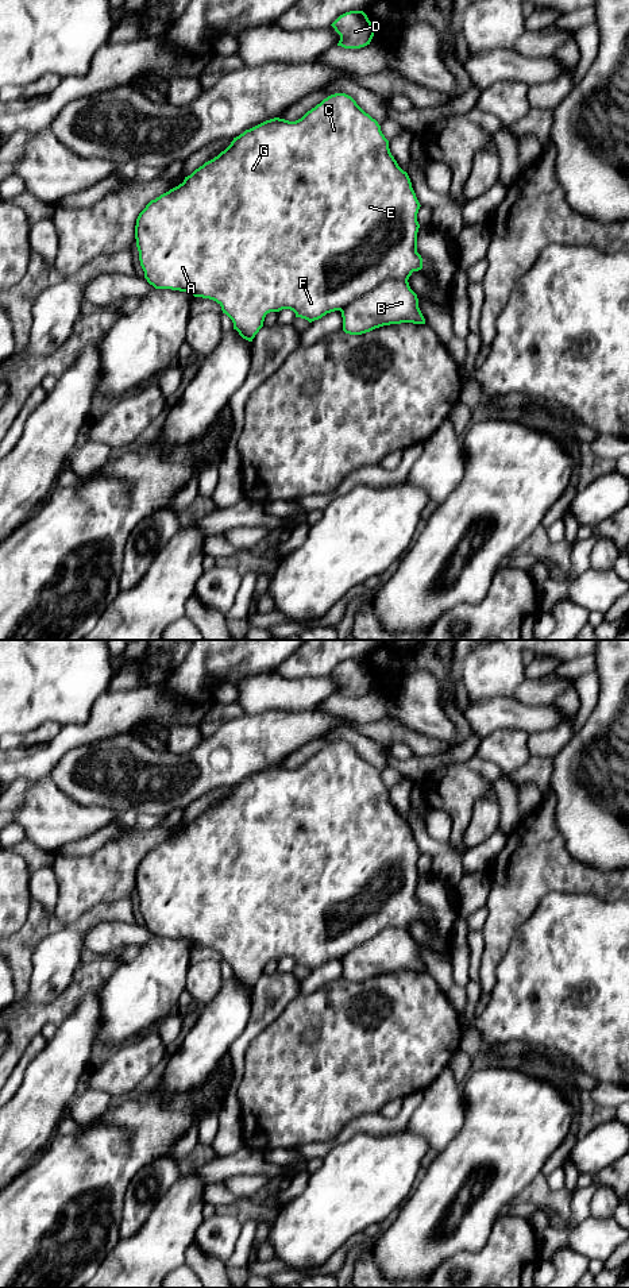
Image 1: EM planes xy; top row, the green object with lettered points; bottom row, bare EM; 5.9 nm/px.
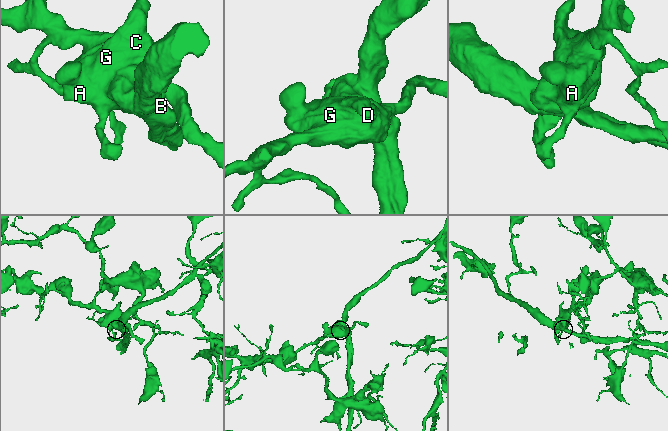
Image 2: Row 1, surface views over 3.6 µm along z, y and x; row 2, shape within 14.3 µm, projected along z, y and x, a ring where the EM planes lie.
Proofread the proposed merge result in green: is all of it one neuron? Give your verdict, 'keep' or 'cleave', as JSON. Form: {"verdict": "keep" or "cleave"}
{"verdict": "keep"}

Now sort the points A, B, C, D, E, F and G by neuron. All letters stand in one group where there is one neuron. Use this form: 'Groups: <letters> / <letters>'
Groups: A B C D E F G

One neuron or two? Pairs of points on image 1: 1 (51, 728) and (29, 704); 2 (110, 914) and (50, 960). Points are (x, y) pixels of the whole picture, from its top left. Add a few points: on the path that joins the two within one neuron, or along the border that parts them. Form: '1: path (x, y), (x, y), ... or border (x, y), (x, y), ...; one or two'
1: border (60, 725), (46, 722), (29, 732), (16, 735); two
2: path (95, 917), (65, 945); one

